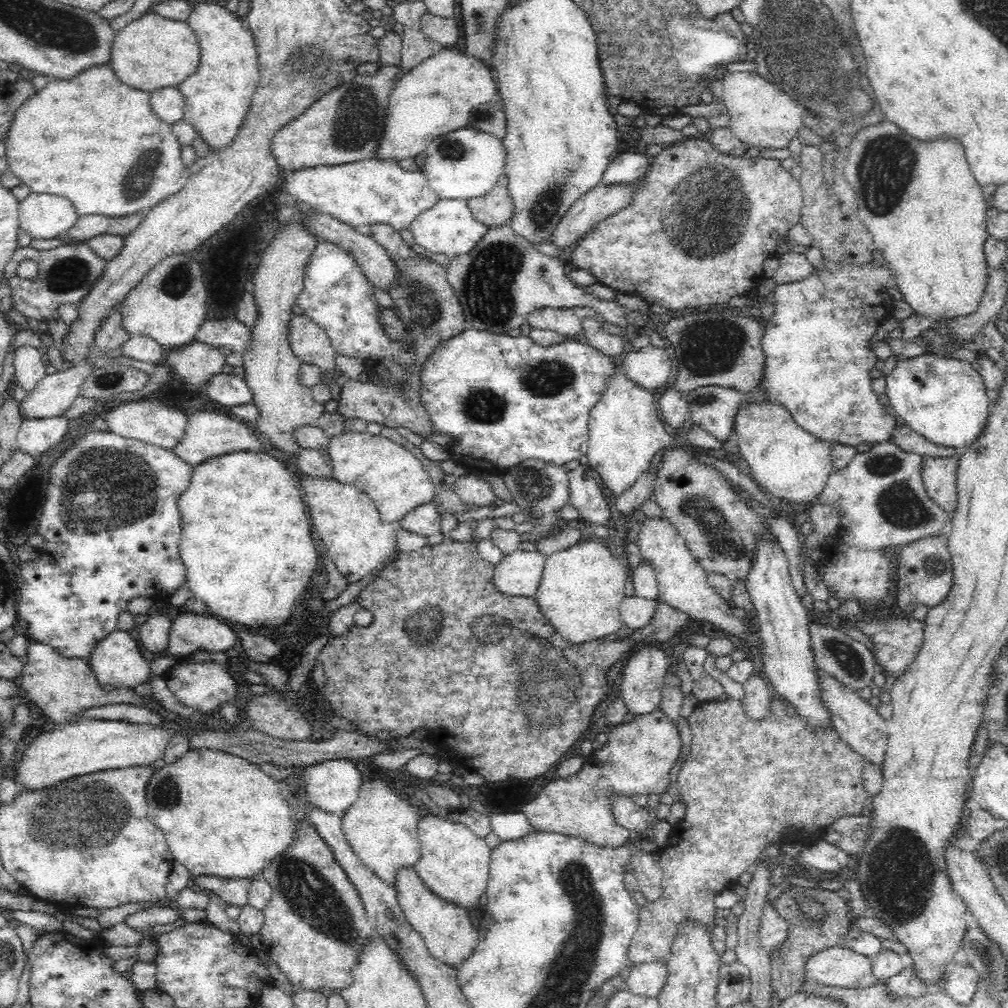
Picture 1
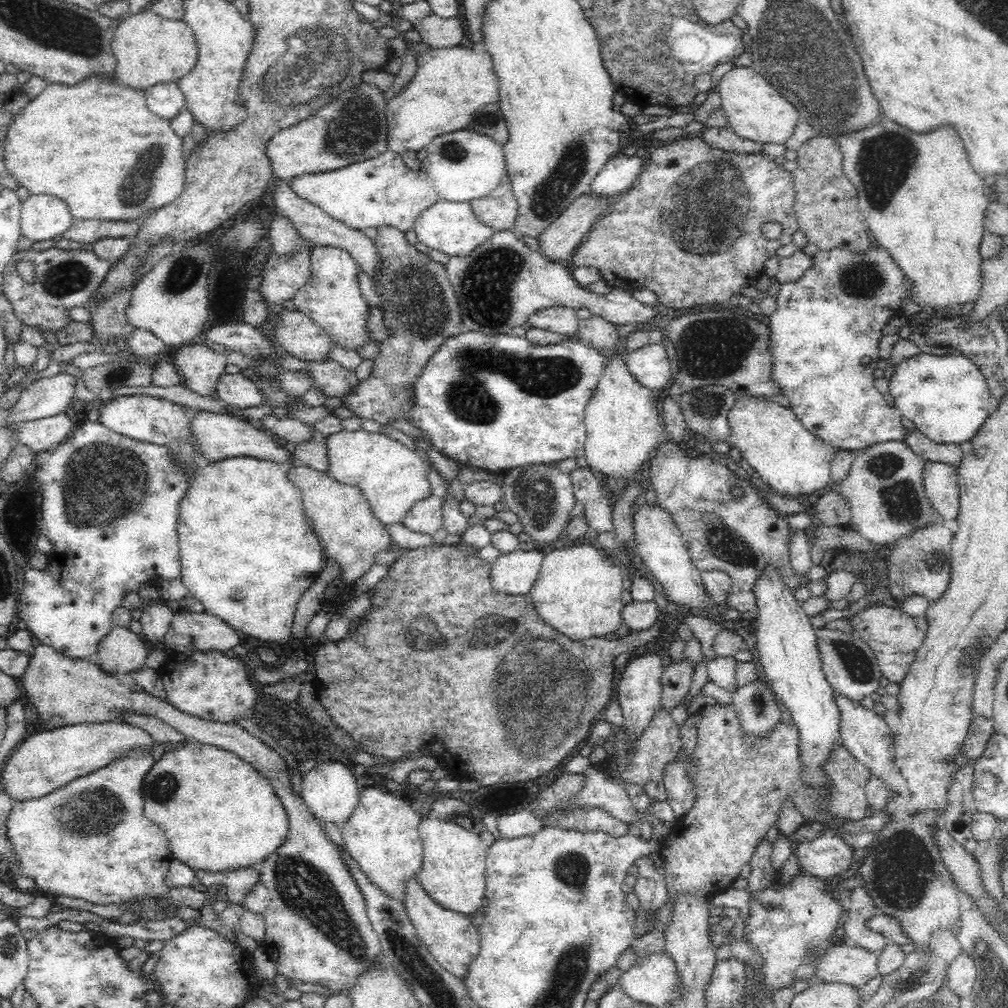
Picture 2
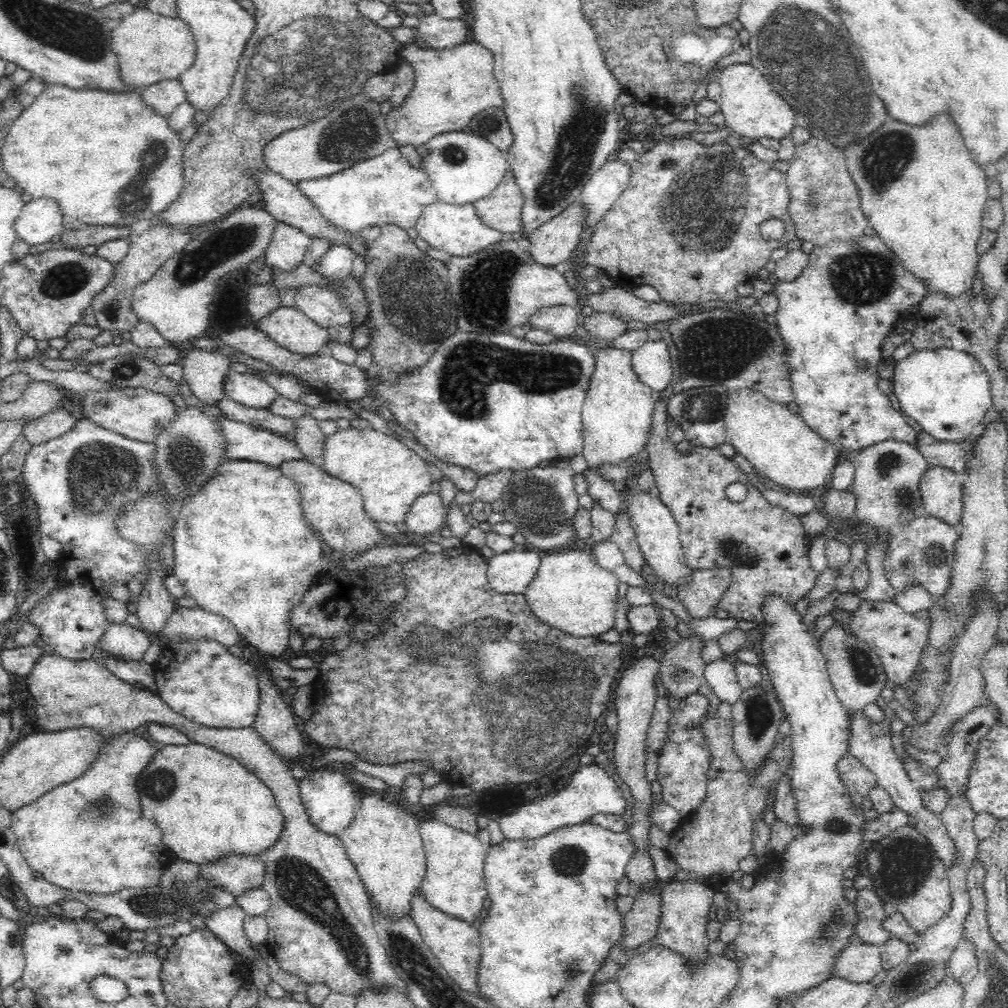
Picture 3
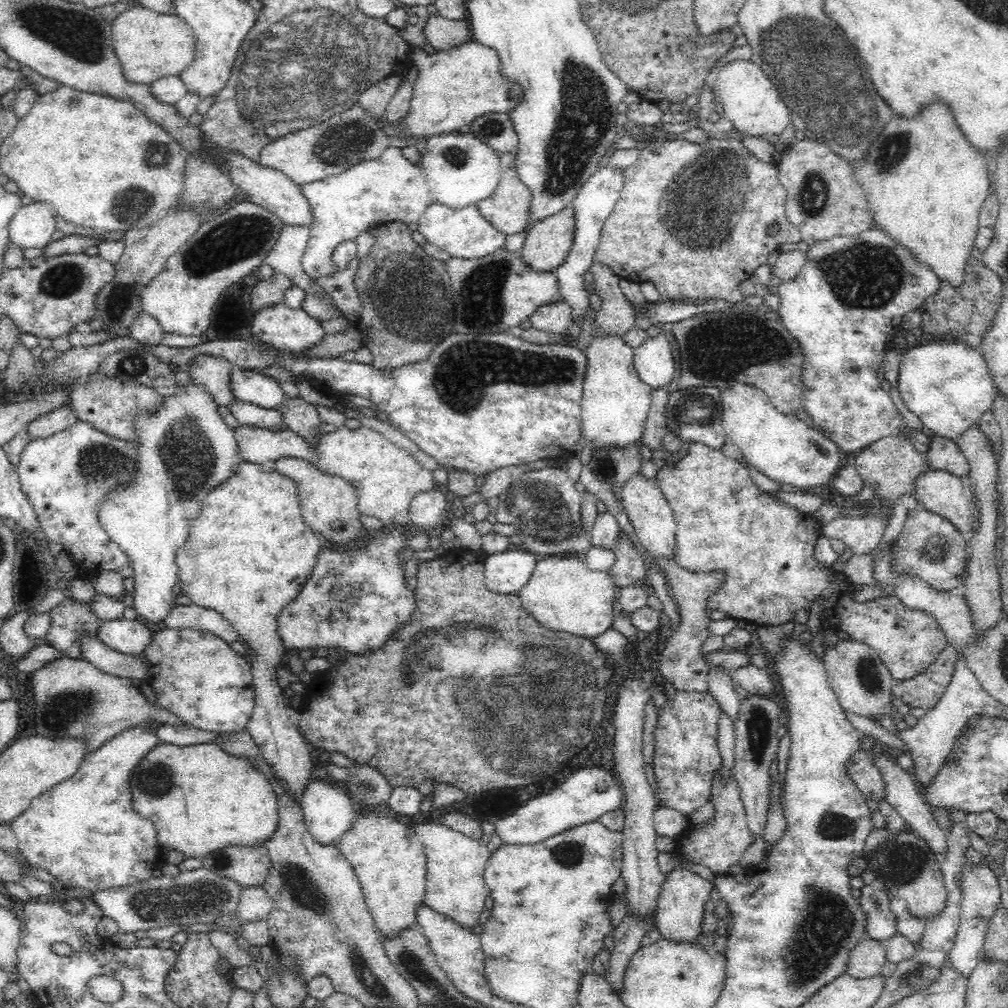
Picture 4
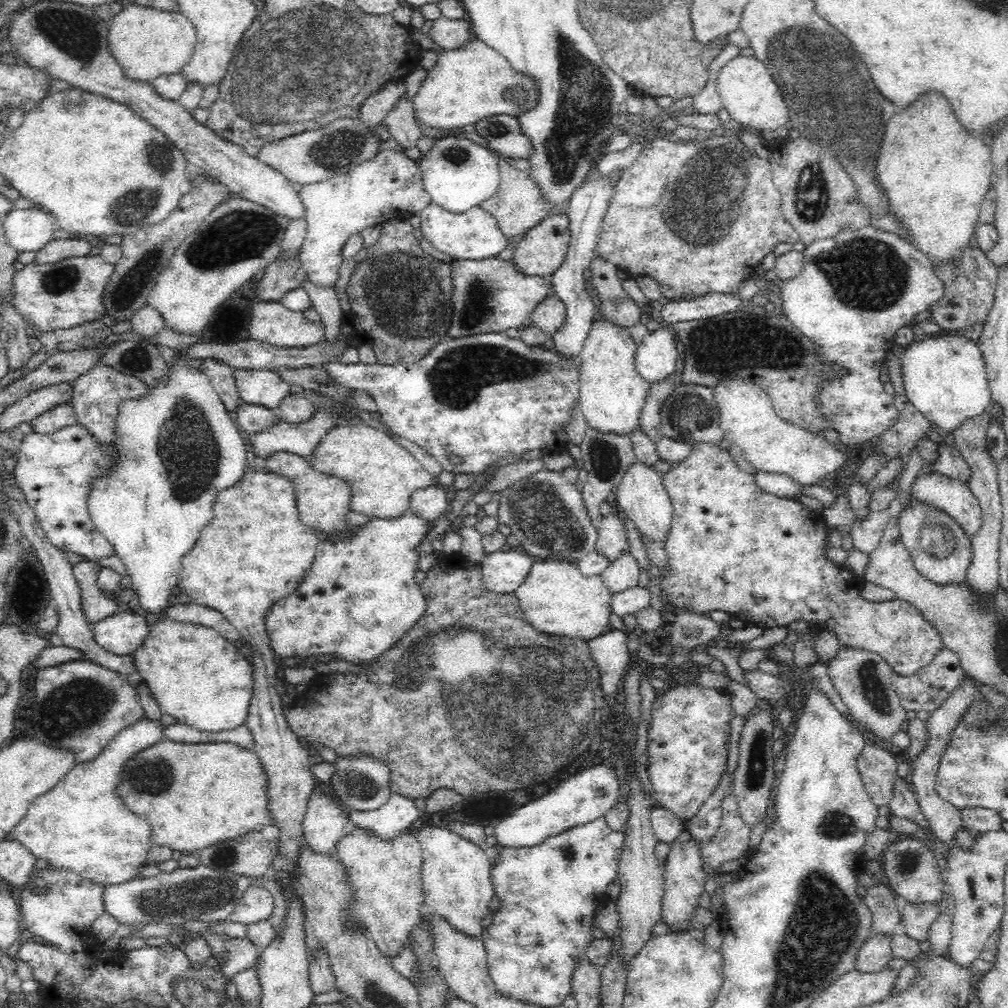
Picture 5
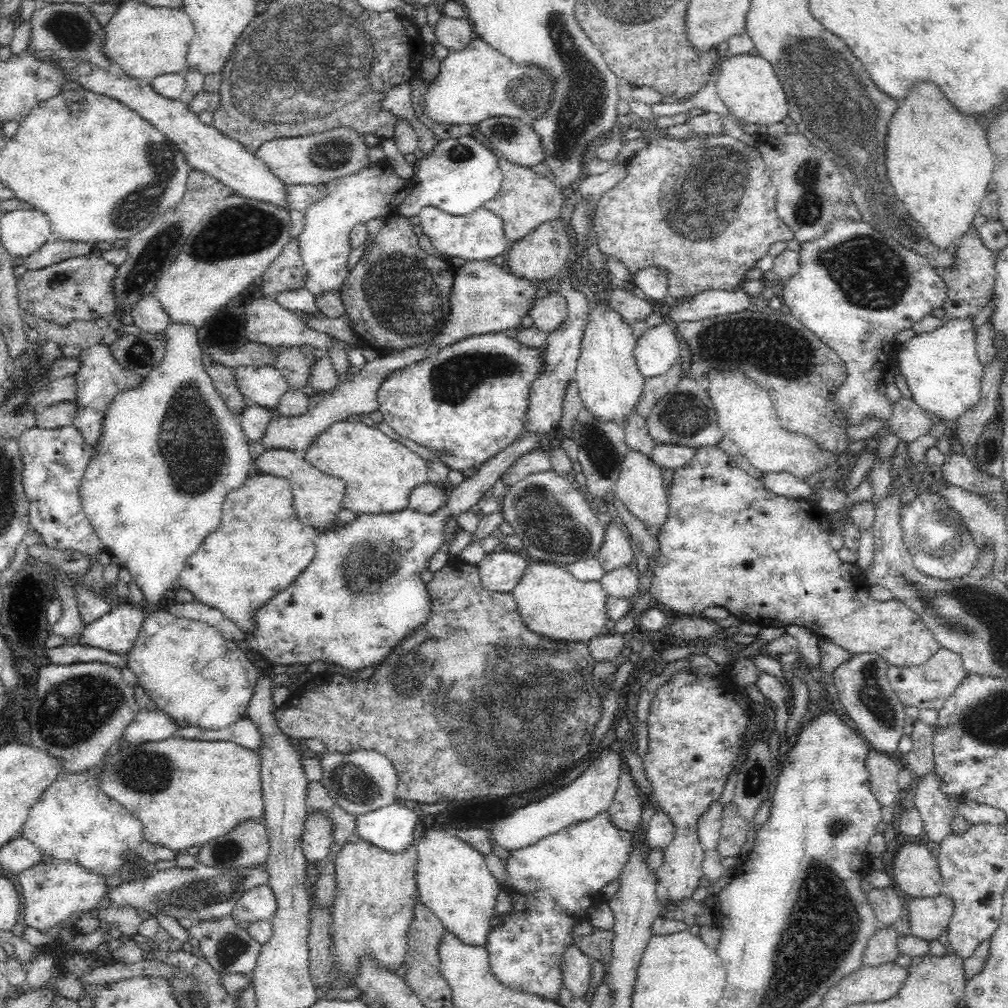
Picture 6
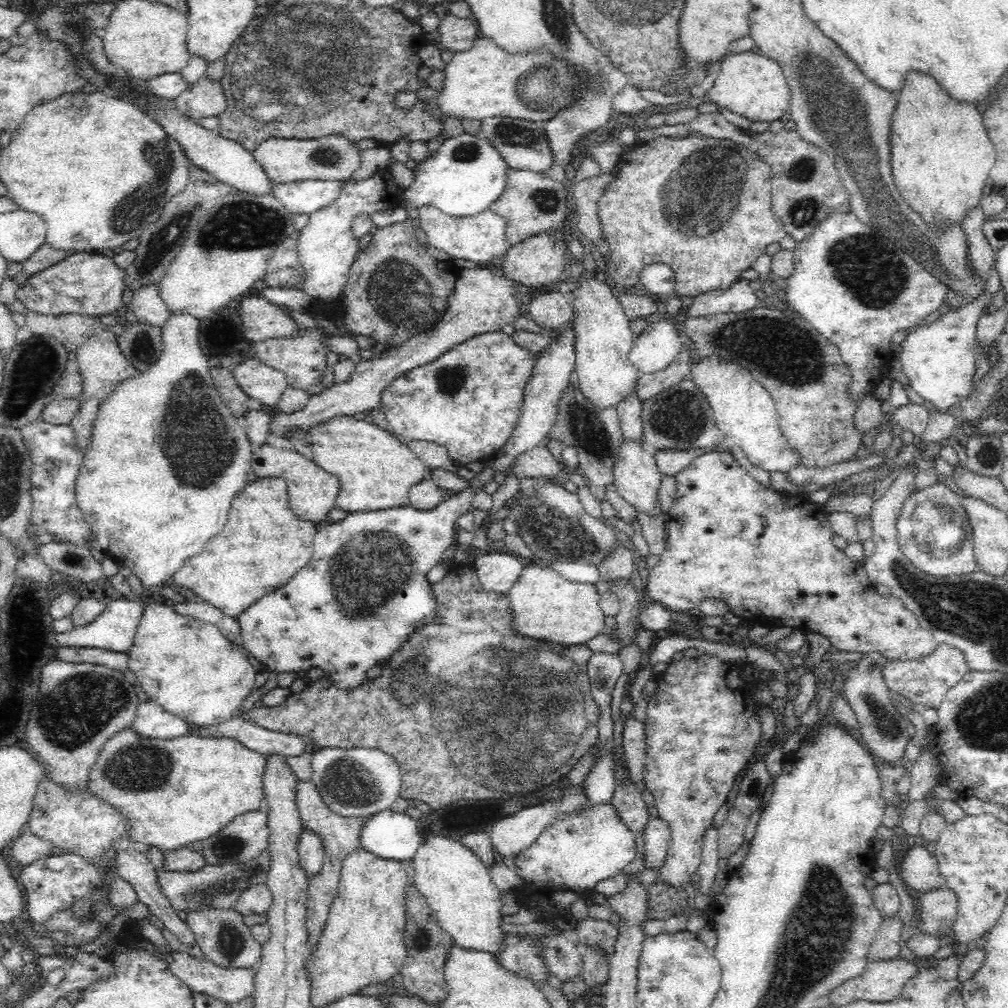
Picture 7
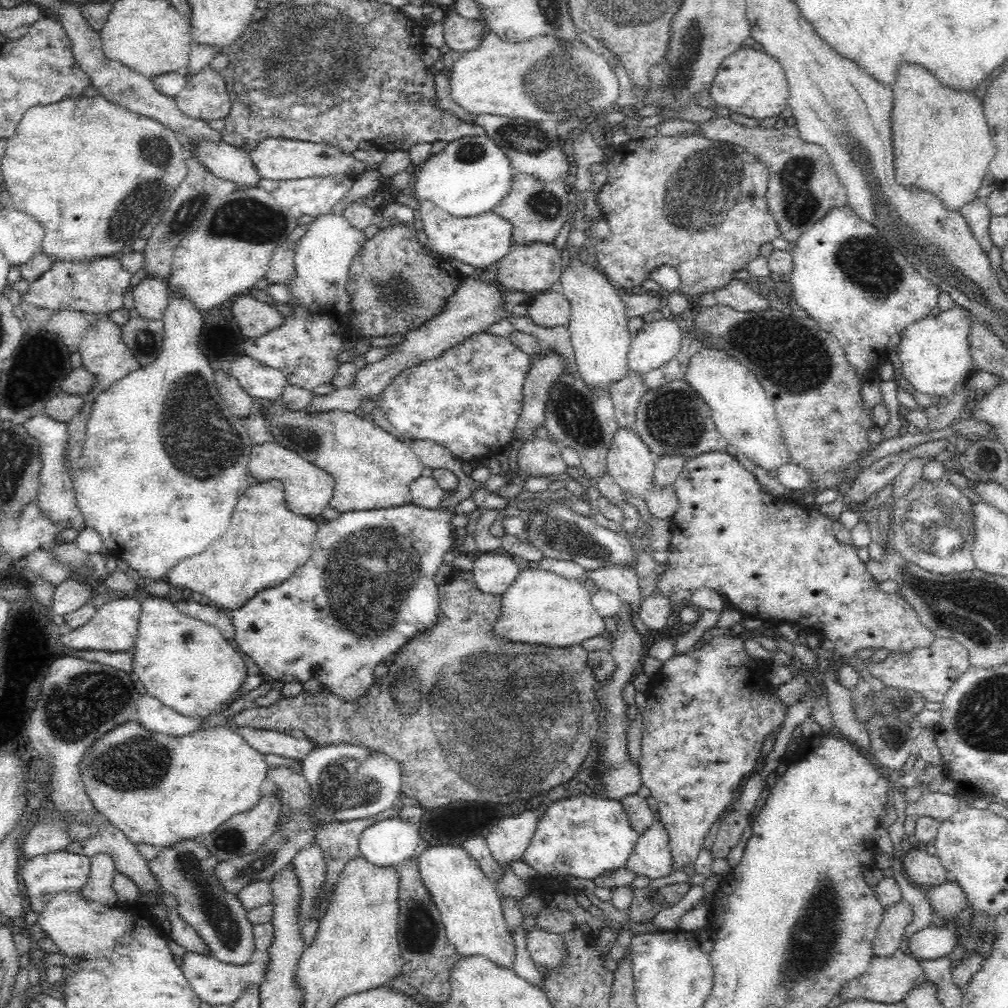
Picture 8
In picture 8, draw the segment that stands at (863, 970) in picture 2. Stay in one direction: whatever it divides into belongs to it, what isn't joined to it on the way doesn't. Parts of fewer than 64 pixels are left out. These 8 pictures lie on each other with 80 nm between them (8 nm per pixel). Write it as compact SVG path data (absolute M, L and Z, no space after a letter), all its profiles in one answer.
M904 899L900 904L885 910L884 917L873 940L873 953L876 957L892 956L906 936L906 926L912 922L913 912L910 904Z

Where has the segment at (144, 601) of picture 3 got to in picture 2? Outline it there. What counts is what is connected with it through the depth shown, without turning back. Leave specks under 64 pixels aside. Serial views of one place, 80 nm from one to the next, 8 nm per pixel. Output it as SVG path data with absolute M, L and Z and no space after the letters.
M154 602L141 611L144 612L139 619L142 625L141 635L147 641L149 647L162 647L164 636L170 629L175 612L168 610L162 602Z

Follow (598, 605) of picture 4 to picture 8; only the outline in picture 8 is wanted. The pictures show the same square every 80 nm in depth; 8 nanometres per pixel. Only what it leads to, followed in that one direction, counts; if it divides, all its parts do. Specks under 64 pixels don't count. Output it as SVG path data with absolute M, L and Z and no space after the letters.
M536 568L522 569L516 580L501 595L502 606L498 620L492 626L500 639L510 643L525 643L534 646L566 648L582 645L582 642L610 633L611 625L592 604L592 594L577 580L568 580L559 574Z

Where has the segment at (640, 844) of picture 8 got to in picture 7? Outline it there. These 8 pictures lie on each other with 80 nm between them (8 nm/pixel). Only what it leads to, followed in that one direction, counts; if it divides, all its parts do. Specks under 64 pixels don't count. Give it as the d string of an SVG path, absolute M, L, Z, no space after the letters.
M651 819L646 823L644 831L644 846L646 848L646 868L660 871L671 841L671 830L665 820Z

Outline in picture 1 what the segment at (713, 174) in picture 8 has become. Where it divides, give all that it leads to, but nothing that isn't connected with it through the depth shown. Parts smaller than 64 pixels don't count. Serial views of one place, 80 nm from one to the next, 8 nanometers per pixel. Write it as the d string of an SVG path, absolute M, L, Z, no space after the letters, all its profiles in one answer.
M702 138L686 139L682 143L673 144L664 148L658 156L652 158L650 170L641 179L642 188L639 188L638 194L630 200L627 207L614 213L614 216L602 220L595 229L586 233L572 253L572 262L577 268L587 270L595 277L598 283L610 287L617 294L639 297L645 306L658 304L668 310L682 310L690 306L702 306L702 304L722 304L728 302L735 296L748 296L765 279L764 262L768 258L775 256L776 239L774 233L786 234L794 224L799 224L802 218L802 206L804 194L800 187L799 180L796 180L788 170L784 170L781 162L773 159L754 158L754 160L732 157L725 153L720 153L710 141Z

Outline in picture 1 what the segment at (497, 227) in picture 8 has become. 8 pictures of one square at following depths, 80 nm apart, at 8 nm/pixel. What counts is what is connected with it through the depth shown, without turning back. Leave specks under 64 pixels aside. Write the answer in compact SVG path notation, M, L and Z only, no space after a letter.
M439 199L433 208L422 212L411 223L409 230L418 246L430 253L446 254L450 258L468 254L488 232L484 224L476 221L464 199Z

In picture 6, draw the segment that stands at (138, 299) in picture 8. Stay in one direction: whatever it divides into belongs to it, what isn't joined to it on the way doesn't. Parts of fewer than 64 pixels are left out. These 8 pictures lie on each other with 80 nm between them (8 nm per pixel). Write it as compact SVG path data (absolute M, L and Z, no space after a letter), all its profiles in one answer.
M146 295L146 298L140 299L140 302L128 313L133 318L133 324L144 332L154 334L163 332L170 324L170 317L152 295Z

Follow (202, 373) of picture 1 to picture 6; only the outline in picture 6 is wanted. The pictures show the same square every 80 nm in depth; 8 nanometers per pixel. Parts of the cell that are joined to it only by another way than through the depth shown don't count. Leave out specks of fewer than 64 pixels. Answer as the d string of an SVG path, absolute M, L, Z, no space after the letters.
M214 360L205 366L206 374L213 381L213 385L220 393L220 396L226 401L229 411L235 416L239 416L244 404L244 395L239 391L233 369L224 366Z

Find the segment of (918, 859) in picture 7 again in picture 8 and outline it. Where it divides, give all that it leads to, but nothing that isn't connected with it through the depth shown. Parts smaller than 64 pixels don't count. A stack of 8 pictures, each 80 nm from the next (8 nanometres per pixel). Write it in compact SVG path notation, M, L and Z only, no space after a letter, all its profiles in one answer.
M919 848L903 855L903 870L904 876L912 886L923 891L948 882L948 874L941 860L936 855L930 855Z

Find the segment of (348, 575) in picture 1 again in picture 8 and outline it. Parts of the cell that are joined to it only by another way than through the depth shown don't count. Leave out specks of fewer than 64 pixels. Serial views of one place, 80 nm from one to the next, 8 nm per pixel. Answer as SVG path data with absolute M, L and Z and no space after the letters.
M266 441L261 445L253 445L249 460L249 472L258 482L278 479L283 482L287 507L300 516L317 520L323 510L329 506L335 480L331 474L315 467L309 460L303 459L296 452L274 445Z

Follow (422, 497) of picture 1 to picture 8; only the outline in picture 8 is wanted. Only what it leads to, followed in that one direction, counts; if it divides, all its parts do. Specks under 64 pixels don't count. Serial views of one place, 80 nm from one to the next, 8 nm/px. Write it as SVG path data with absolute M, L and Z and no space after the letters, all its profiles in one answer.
M274 401L268 411L264 412L264 416L268 416L270 432L279 444L296 452L303 459L309 460L315 467L321 468L334 477L335 487L329 506L335 511L341 513L367 511L411 503L410 485L421 476L424 466L410 449L408 441L400 441L392 434L382 430L373 421L344 411L306 413L299 410L294 412L287 409L282 402Z

